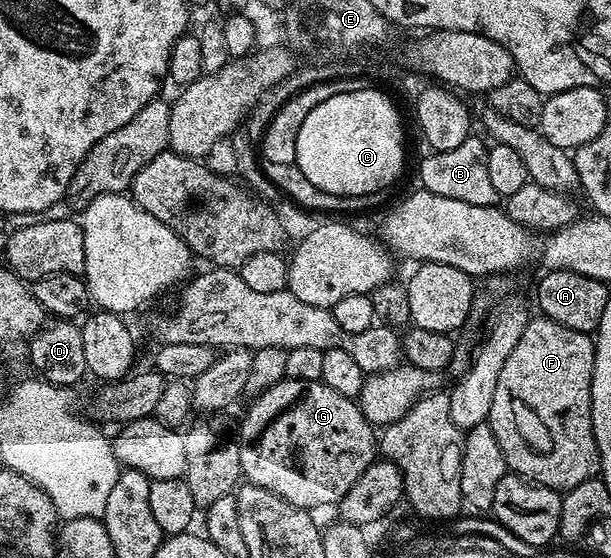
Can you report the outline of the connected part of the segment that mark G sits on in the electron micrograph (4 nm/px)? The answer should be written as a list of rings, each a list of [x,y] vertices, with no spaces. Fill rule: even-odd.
[[[285,377],[280,383],[270,385],[248,404],[244,420],[238,423],[243,478],[249,484],[261,486],[294,506],[313,509],[324,507],[327,503],[339,504],[350,485],[354,485],[354,481],[358,481],[358,477],[362,477],[362,473],[366,473],[366,469],[377,458],[378,435],[373,424],[360,412],[359,402],[342,397],[342,393],[334,393],[334,389],[324,383]]]

